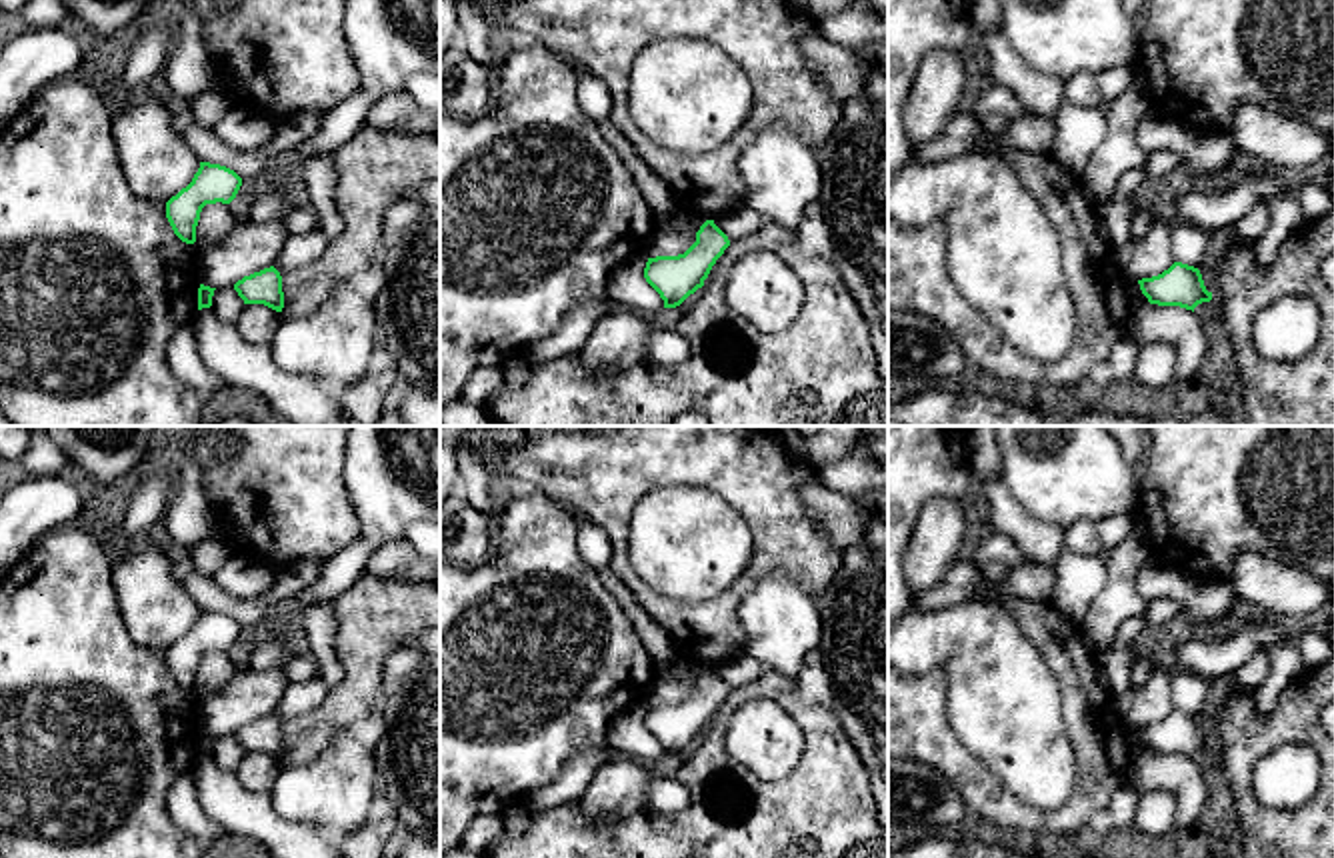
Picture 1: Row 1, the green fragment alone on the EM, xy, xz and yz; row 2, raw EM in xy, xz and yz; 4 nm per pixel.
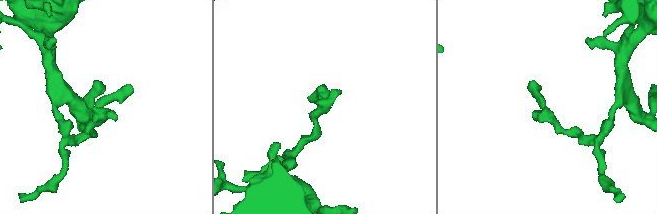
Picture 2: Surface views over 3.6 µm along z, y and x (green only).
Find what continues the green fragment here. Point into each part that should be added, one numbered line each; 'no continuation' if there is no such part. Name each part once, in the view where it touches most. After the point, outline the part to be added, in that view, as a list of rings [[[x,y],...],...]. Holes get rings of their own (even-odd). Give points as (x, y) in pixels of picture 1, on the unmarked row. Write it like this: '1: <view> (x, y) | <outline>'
no continuation

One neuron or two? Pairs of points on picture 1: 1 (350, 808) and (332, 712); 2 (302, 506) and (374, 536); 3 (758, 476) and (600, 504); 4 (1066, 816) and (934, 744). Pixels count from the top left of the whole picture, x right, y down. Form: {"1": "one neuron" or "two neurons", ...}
{"1": "two neurons", "2": "two neurons", "3": "one neuron", "4": "one neuron"}

